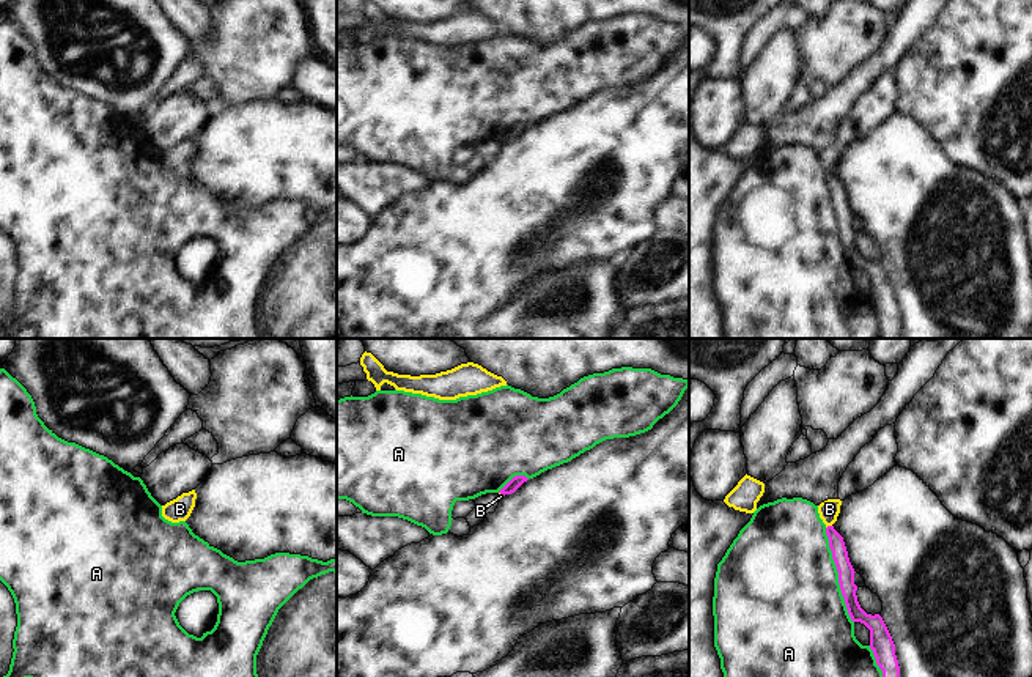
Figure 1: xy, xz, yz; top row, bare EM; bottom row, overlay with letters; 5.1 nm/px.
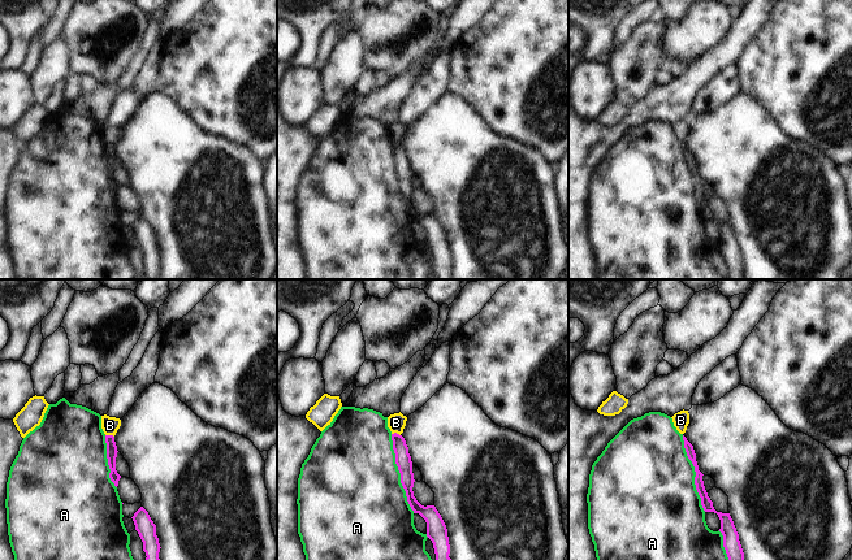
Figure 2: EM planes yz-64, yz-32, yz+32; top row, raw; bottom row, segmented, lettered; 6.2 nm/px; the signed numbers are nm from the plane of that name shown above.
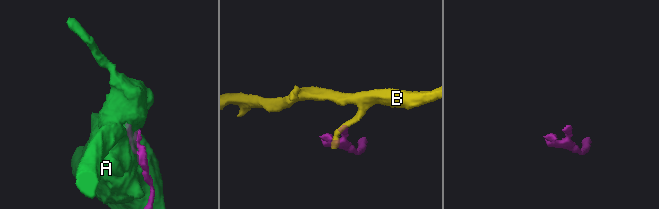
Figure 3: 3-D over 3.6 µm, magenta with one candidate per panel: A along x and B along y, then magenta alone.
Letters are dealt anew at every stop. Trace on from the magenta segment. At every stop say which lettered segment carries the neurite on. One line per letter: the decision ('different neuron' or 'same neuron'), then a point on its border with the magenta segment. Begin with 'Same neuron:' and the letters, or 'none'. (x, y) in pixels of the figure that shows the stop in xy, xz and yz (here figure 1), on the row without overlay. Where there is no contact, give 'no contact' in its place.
Same neuron: none
A: different neuron | yz (839, 222)
B: different neuron | yz (828, 173)

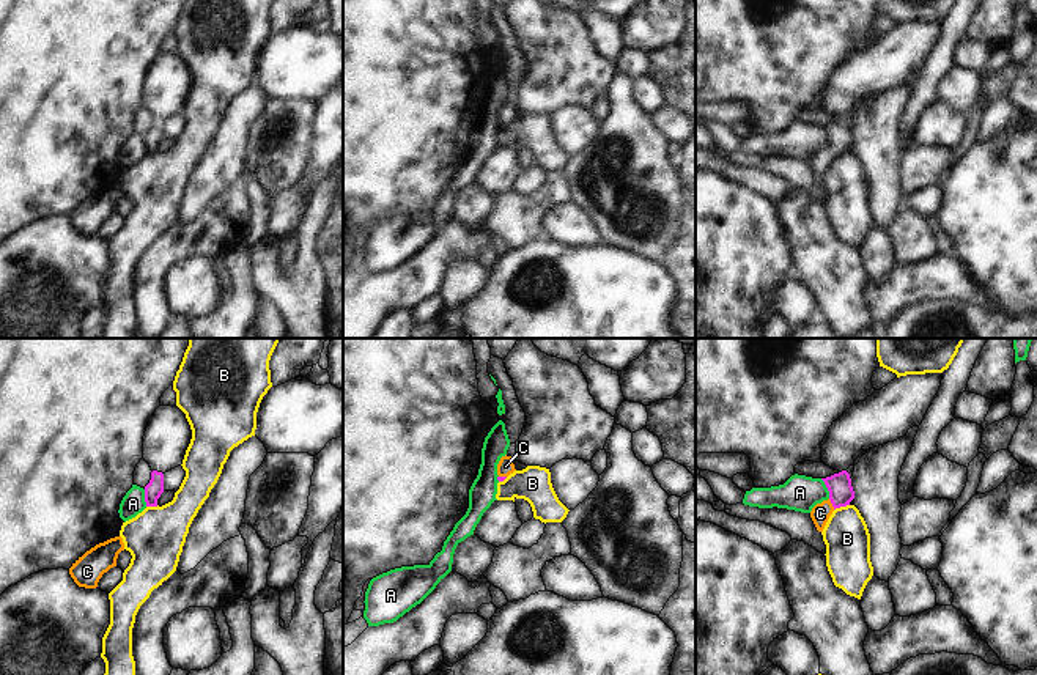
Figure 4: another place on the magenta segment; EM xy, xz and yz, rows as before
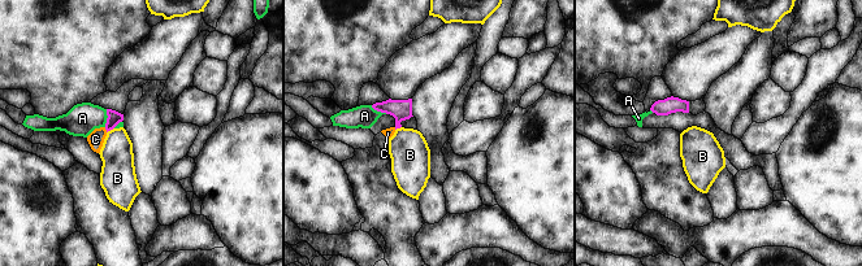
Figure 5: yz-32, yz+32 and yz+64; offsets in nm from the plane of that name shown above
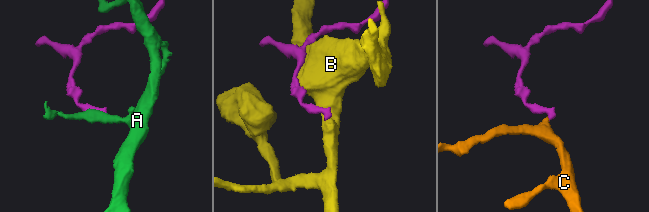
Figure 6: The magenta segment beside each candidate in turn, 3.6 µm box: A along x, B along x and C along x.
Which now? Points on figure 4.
Same neuron: C
A: different neuron | yz (826, 134)
B: different neuron | yz (841, 153)
C: same neuron | yz (831, 150)

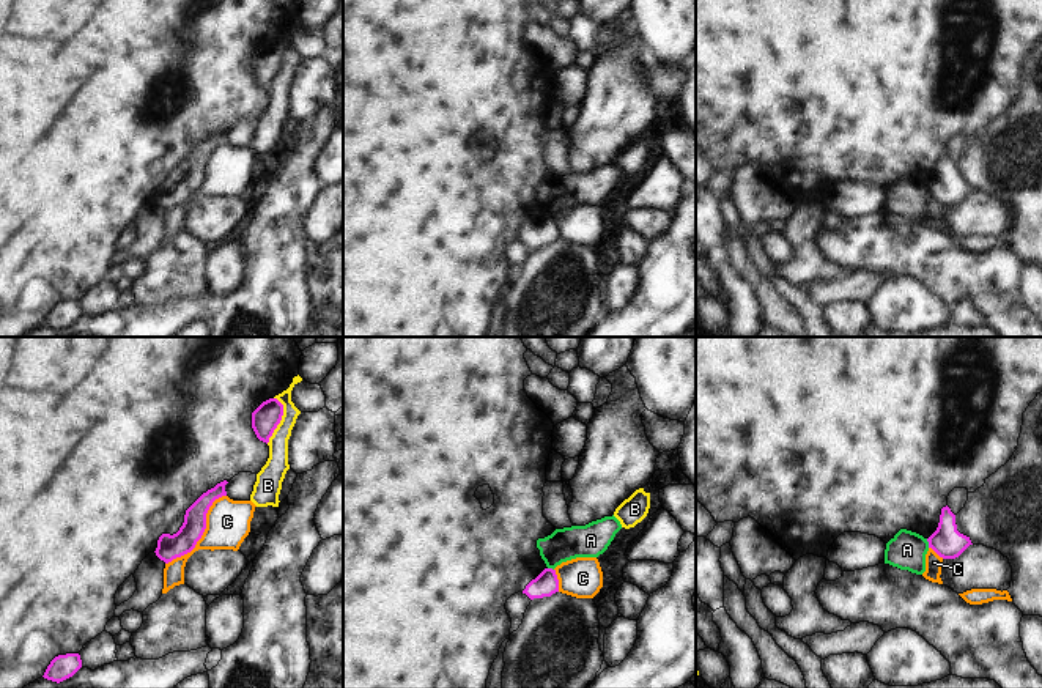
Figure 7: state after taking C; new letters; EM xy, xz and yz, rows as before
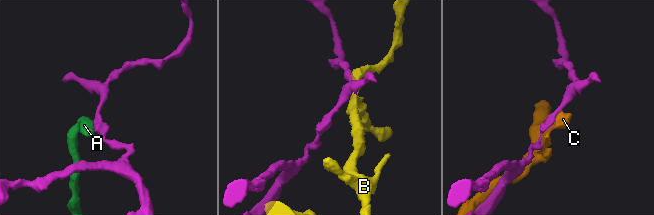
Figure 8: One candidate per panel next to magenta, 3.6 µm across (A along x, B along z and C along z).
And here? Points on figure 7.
Same neuron: none
A: different neuron | yz (929, 191)
B: different neuron | xy (280, 66)
C: different neuron | xy (203, 178)

